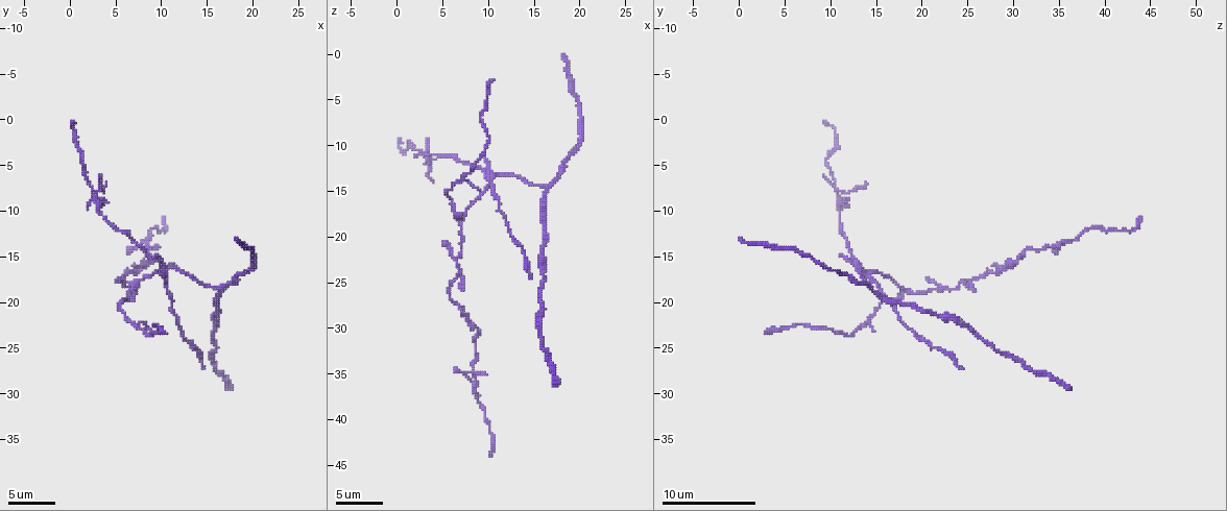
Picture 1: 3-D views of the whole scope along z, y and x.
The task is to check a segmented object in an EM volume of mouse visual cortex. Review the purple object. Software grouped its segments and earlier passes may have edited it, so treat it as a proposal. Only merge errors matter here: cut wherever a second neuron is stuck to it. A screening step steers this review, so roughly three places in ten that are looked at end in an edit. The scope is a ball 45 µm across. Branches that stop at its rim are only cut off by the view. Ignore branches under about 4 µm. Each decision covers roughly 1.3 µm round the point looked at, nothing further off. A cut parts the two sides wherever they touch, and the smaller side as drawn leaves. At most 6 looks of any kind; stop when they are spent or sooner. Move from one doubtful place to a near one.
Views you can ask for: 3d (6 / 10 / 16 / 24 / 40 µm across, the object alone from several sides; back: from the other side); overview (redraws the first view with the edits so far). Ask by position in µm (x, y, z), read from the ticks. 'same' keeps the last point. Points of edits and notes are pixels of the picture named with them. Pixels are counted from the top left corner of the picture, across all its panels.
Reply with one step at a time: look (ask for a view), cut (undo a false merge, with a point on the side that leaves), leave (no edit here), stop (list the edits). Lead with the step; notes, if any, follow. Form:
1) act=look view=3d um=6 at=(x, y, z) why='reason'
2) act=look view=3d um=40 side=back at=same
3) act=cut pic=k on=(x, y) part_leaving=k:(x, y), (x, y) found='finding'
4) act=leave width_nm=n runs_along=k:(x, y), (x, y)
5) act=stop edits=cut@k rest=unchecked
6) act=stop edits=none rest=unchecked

act=look view=3d um=10 at=(3.0, 7.8, 10.8) why='four-way junction'

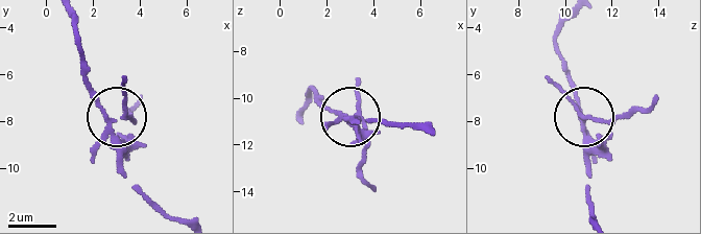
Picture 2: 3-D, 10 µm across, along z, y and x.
act=cut pic=2 on=(368, 144) part_leaving=2:(588, 139), (584, 119), (606, 122), (636, 113), (654, 95) found='two neurons meet here'

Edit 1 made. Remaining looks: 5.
act=look view=overview

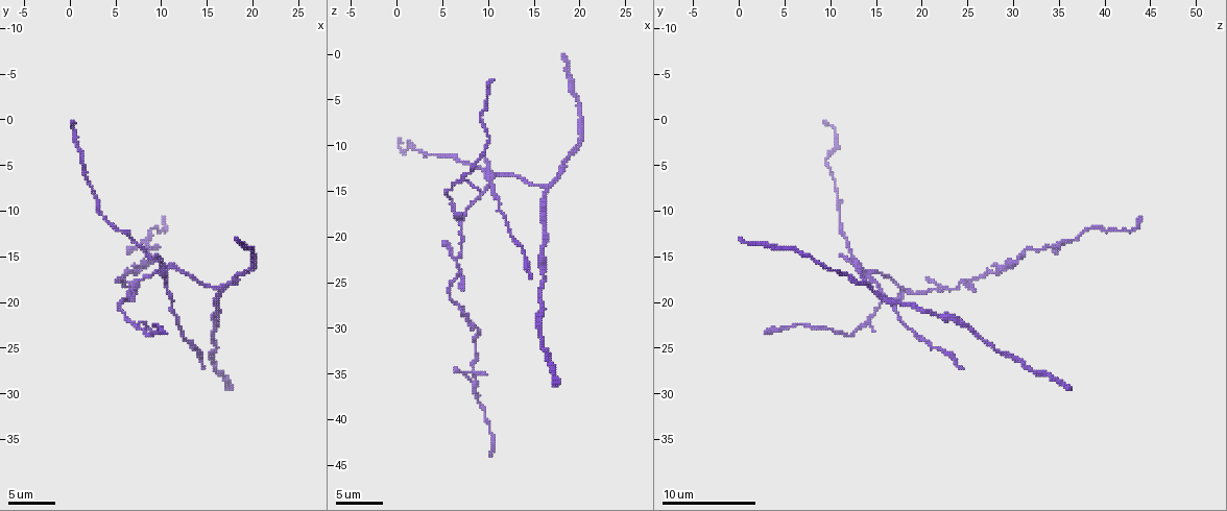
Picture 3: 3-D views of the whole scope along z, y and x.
act=look view=3d um=6 at=(16.4, 18.8, 14.8) why='three-way junction'

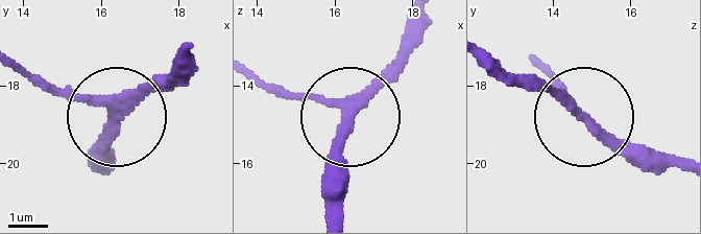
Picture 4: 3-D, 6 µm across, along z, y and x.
act=look view=3d um=6 side=back at=(16.40, 19.00, 14.95)

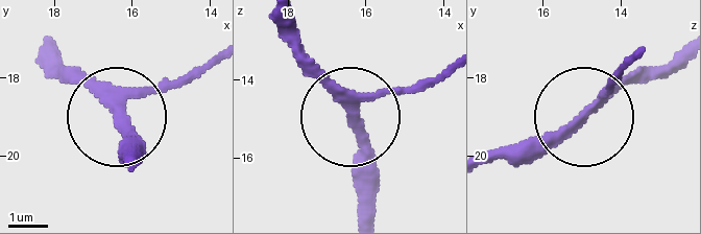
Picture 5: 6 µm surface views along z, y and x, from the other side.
act=leave width_nm=200 runs_along=5:(445, 72), (345, 106), (289, 46) found='all the same neuron'

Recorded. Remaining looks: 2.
act=look view=3d um=6 at=(16.2, 22.2, 24.4) why='thick turns thin'

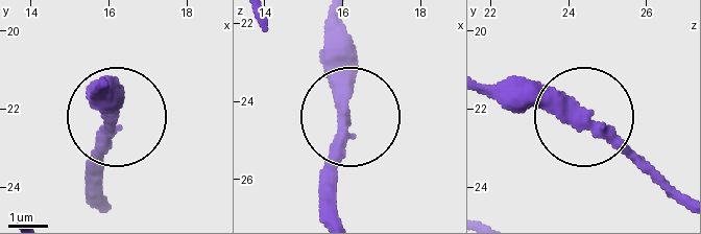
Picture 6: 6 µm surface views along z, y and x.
act=look view=3d um=6 side=back at=(15.95, 22.10, 24.15)

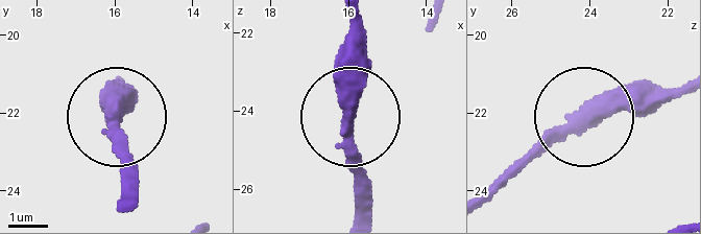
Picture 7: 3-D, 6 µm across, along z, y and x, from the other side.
act=leave runs_along=7:(677, 88), (617, 92), (557, 129), (490, 194) found='continuous, no second neuron'

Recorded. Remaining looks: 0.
act=stop edits=cut@2 rest=unchecked

